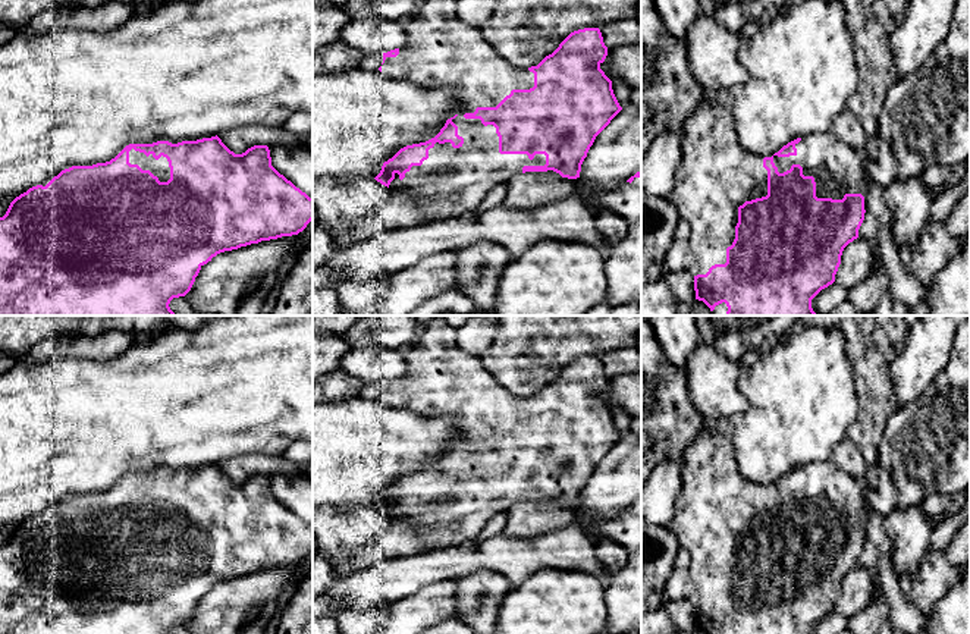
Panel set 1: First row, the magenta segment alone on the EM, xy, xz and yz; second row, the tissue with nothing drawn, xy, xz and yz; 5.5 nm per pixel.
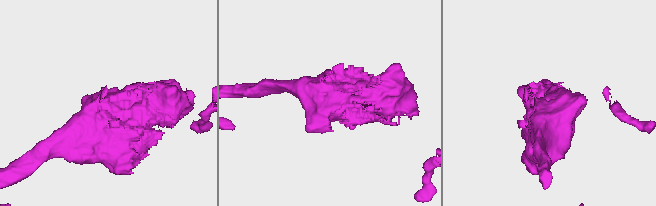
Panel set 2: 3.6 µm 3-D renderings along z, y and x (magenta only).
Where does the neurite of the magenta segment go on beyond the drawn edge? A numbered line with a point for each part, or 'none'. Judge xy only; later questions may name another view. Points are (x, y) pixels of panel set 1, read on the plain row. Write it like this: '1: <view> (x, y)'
1: xy (159, 496)

